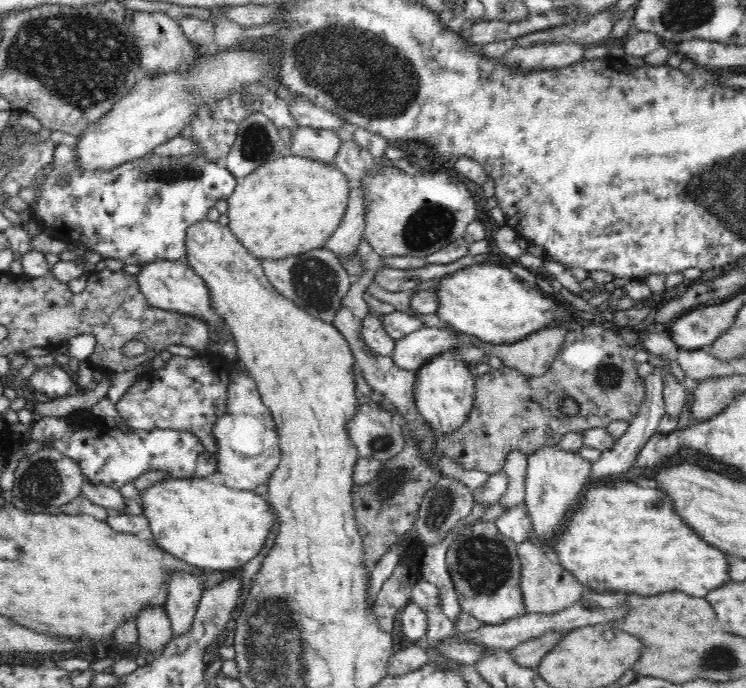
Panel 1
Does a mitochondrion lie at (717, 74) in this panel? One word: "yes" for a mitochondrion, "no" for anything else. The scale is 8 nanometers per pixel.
no

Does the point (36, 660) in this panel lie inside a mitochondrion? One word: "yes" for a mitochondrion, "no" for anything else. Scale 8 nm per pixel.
no

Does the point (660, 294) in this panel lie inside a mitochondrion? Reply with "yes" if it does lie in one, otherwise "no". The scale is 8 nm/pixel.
no

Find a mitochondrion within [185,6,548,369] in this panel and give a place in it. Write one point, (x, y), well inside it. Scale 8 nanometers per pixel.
(362, 72)

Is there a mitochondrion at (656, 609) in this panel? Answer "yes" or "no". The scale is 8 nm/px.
no

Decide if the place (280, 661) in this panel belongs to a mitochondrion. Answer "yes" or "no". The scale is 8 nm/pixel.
yes

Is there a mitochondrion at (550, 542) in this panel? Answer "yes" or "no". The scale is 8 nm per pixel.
no

